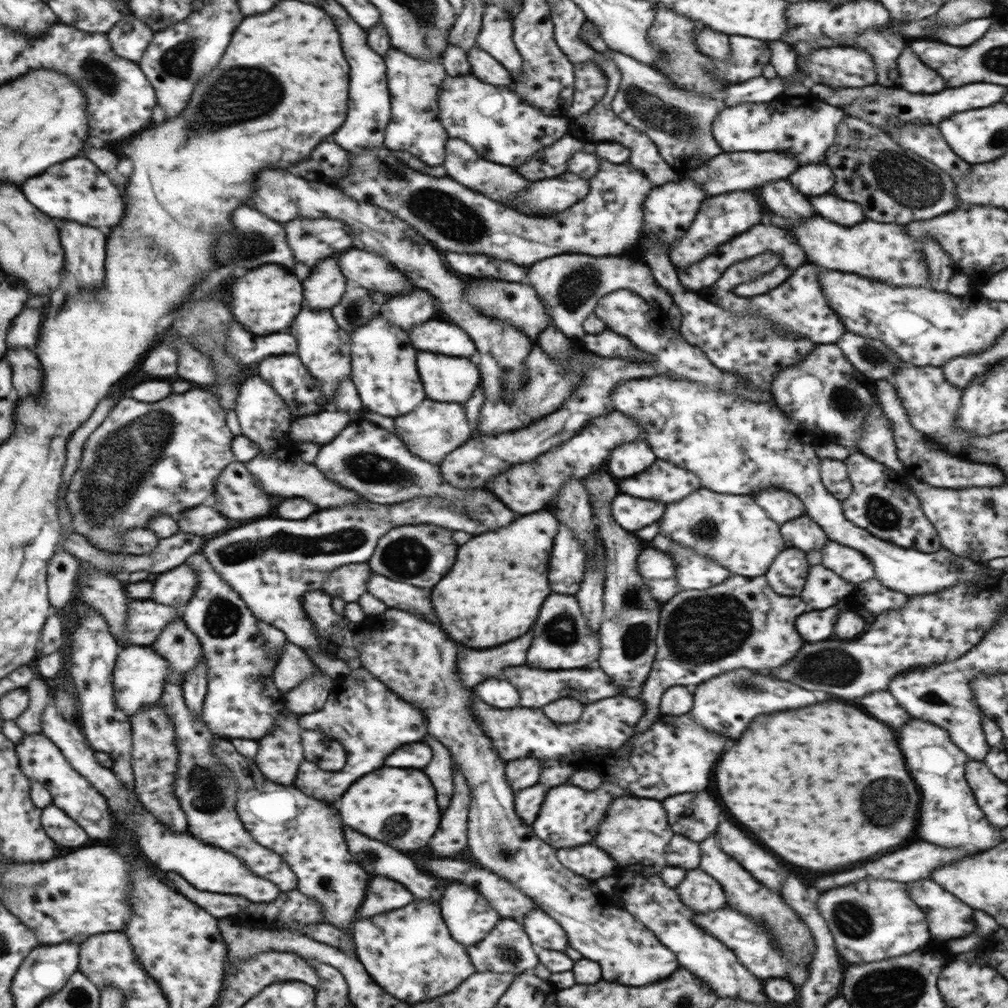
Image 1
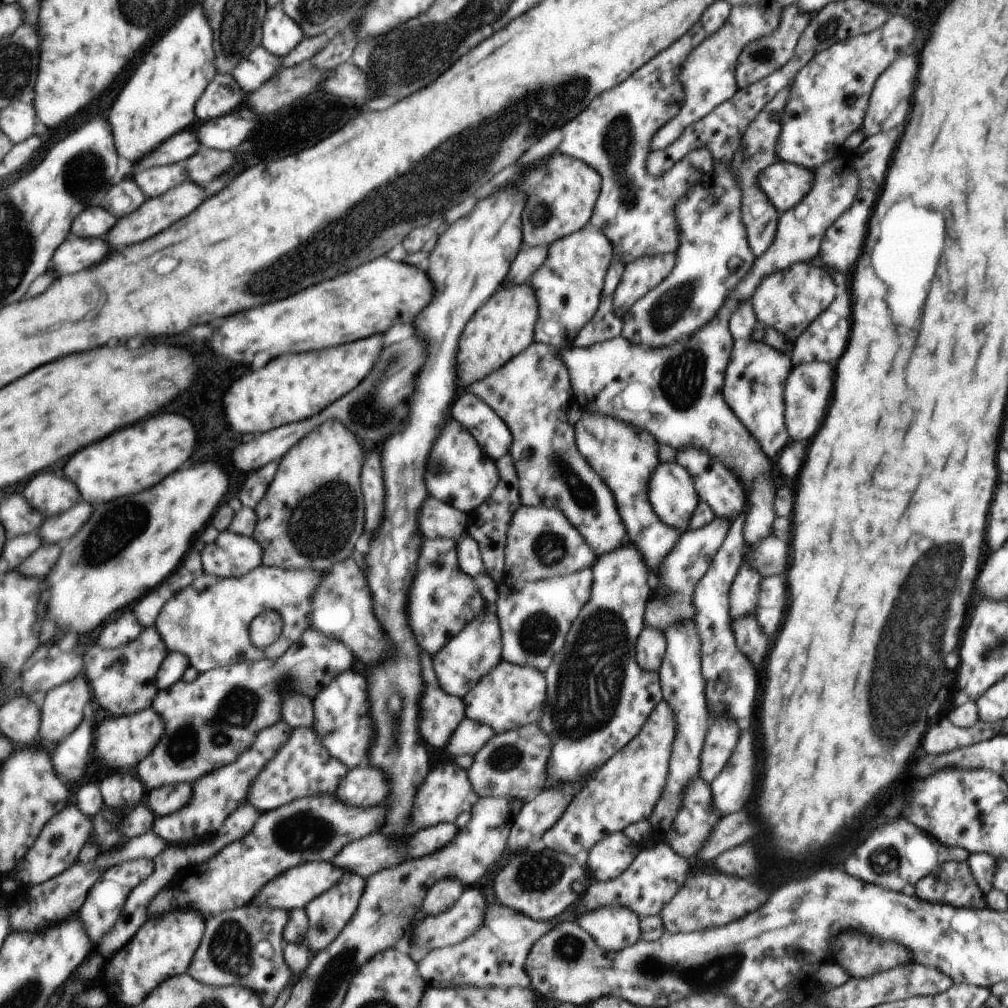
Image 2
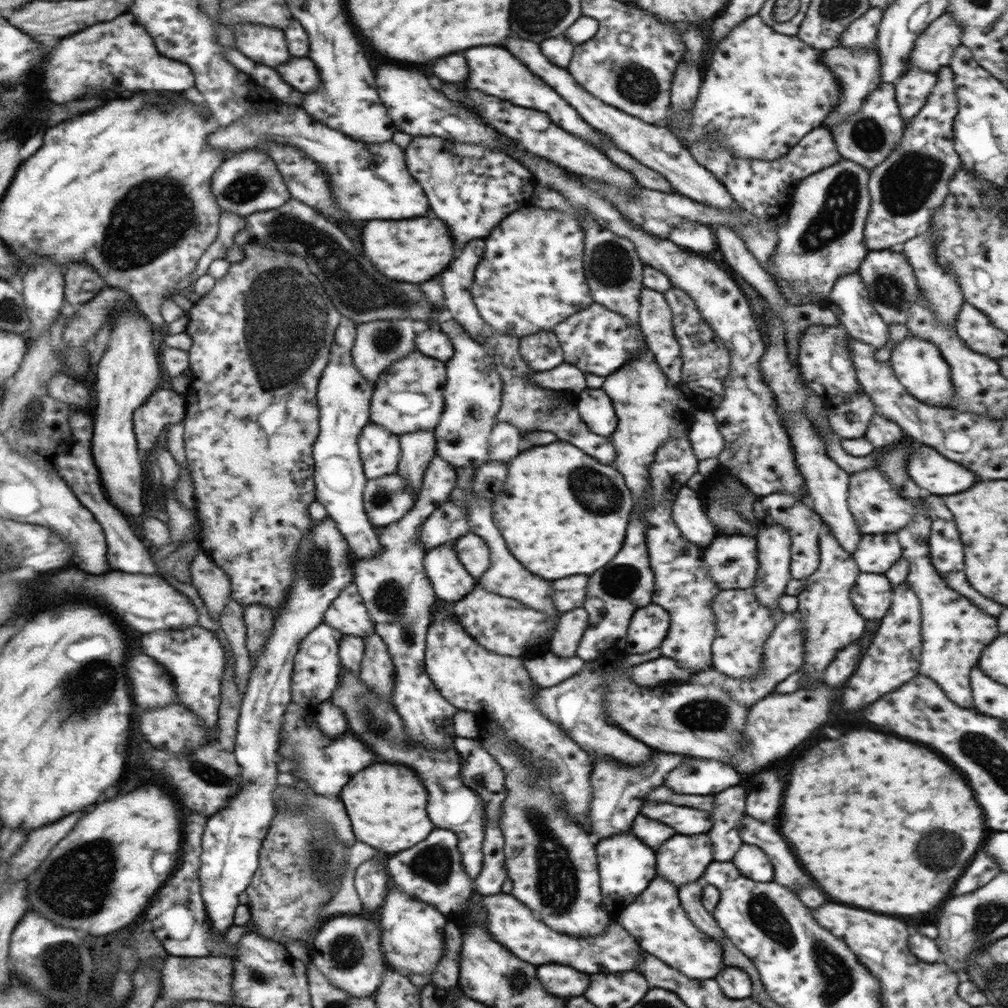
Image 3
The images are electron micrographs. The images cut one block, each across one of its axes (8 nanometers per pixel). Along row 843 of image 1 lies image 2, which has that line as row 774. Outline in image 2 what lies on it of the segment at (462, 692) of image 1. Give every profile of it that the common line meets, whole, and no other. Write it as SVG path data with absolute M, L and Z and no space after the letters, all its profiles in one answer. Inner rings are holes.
M539 723L495 734L474 756L474 764L467 770L469 781L479 797L534 800L549 786L546 764L552 754L552 742Z

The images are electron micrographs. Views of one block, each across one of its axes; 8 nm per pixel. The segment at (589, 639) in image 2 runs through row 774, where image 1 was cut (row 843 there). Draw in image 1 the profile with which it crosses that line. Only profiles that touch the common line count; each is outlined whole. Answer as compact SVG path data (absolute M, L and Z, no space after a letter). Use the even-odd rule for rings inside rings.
M602 782L594 791L582 790L578 786L558 786L549 790L544 797L540 812L532 824L534 834L547 842L555 850L560 848L576 848L584 844L593 844L595 834L598 834L599 824L606 816L608 806L614 798L630 794L626 789L618 788L613 783Z

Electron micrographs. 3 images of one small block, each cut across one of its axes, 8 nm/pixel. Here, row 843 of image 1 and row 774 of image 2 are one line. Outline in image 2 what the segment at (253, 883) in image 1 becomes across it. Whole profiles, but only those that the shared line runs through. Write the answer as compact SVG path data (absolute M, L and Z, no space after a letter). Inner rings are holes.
M306 630L301 638L302 640L298 644L294 644L288 652L278 656L278 660L262 658L254 662L243 662L232 664L229 667L212 669L199 673L197 679L191 683L181 680L170 688L158 691L158 694L154 696L151 708L160 714L160 718L164 722L164 734L152 754L134 768L138 772L138 776L142 776L148 790L171 784L182 784L182 782L194 782L198 776L216 772L220 768L232 764L237 759L236 756L240 757L248 752L257 740L258 732L282 721L282 712L280 712L282 696L278 694L280 682L288 682L292 686L292 690L300 690L300 694L304 694L304 696L308 694L308 698L314 700L318 693L322 692L320 690L322 686L326 686L338 672L344 672L352 666L352 662L354 662L352 652L346 650L346 646L340 644L338 640L322 636L314 630Z

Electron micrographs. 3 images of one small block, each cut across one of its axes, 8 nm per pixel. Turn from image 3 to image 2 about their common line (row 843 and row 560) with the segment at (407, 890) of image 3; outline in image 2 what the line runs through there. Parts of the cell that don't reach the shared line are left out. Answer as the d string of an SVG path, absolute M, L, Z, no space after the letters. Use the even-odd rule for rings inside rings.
M452 538L424 540L418 574L412 586L414 588L410 590L408 620L420 646L430 656L440 652L446 640L450 640L450 636L456 636L458 632L462 632L462 628L474 620L486 604L474 581L459 567L457 544Z

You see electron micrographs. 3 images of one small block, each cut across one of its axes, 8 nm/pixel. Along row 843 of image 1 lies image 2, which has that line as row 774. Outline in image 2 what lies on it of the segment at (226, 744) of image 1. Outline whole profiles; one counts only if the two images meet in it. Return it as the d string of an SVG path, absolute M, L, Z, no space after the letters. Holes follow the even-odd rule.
M295 727L284 748L280 748L274 754L274 758L266 764L266 768L262 768L257 780L250 787L248 805L262 810L263 813L296 799L332 795L336 792L340 780L346 778L346 774L348 774L346 764L340 764L339 760L330 756L330 752L322 746L322 738L316 734L313 727Z

